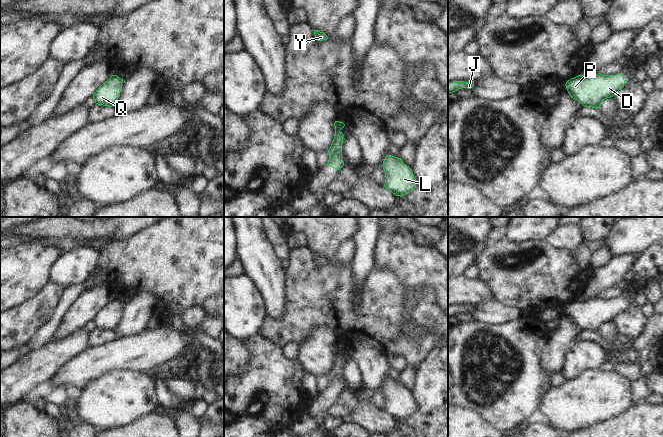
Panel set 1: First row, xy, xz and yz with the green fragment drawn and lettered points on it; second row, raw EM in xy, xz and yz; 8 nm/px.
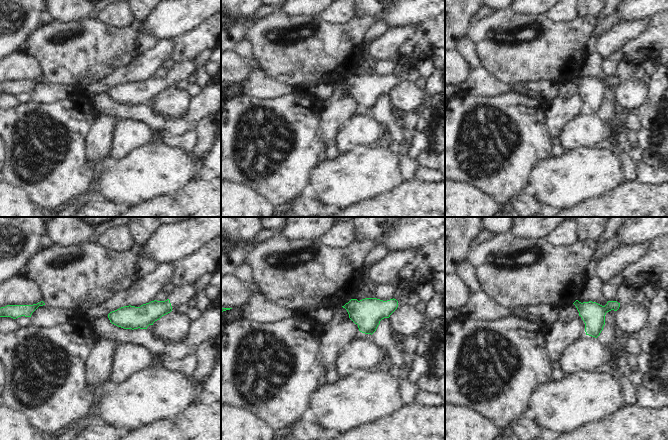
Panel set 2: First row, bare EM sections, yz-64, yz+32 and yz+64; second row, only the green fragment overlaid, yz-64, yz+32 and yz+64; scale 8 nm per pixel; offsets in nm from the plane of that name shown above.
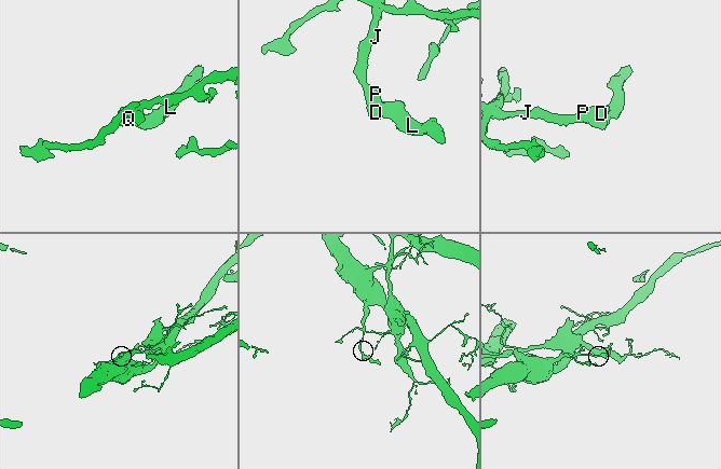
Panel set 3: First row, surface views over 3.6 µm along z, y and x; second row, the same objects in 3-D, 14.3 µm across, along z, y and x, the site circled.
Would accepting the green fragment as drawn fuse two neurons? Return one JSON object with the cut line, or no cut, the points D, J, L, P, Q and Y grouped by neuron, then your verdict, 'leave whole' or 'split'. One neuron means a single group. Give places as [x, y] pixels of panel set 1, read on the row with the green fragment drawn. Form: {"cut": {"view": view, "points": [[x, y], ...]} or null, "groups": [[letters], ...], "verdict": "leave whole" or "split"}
{"cut": null, "groups": [["D", "J", "L", "P", "Q", "Y"]], "verdict": "leave whole"}

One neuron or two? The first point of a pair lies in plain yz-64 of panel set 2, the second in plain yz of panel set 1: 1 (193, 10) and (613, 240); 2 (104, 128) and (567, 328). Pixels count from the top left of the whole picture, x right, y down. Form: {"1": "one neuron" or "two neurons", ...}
{"1": "one neuron", "2": "one neuron"}

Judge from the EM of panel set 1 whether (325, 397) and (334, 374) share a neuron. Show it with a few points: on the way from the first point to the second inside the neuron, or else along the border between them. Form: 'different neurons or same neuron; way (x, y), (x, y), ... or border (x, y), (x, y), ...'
same neuron; way (331, 391), (334, 388), (334, 380)

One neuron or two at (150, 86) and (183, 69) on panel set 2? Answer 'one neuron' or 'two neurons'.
one neuron

